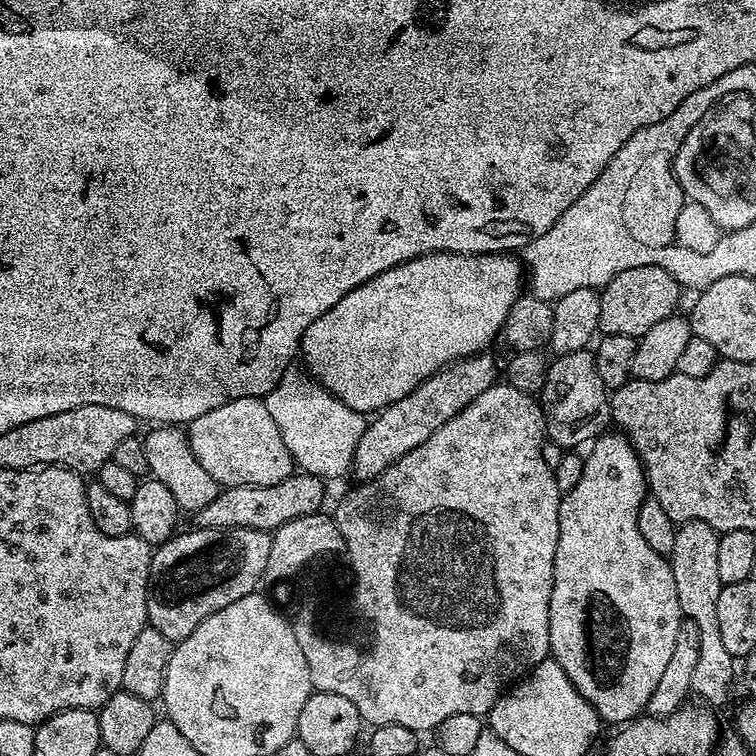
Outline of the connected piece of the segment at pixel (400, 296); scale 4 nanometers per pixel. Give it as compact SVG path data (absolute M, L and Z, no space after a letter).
M431 252L428 256L419 256L413 260L402 262L398 266L370 278L370 282L362 282L362 286L350 290L350 294L346 294L346 298L342 298L342 302L338 302L338 306L330 306L330 310L326 310L326 314L322 314L322 318L314 318L314 322L310 322L310 326L306 326L306 334L302 334L300 339L299 359L301 361L304 359L302 364L308 375L316 383L321 384L331 396L337 396L342 402L346 402L346 406L350 406L356 412L376 414L381 409L398 402L400 398L406 398L420 383L436 372L442 371L448 364L453 364L454 361L461 360L464 356L474 356L477 352L485 351L489 347L488 343L495 336L497 339L501 335L506 314L510 314L510 306L514 306L514 302L522 294L522 288L520 288L522 264L517 257L516 260L514 257L515 255L502 252L483 252L480 256L467 256L457 252Z

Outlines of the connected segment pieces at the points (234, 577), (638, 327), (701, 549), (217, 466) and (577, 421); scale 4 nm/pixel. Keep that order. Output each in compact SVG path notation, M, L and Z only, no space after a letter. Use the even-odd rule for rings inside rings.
M196 528L191 531L181 531L153 551L148 575L148 624L173 642L194 634L210 614L218 614L218 610L226 610L230 602L238 602L238 598L246 598L257 591L264 580L266 557L270 554L270 532L249 528Z
M634 266L622 270L611 282L604 285L600 292L601 333L613 336L626 334L639 337L650 330L662 318L670 318L679 308L682 286L662 266Z
M691 520L677 527L674 534L674 550L670 557L674 586L678 589L680 615L698 628L698 662L695 663L691 695L701 696L703 703L717 706L728 696L732 688L732 664L734 657L722 642L722 630L718 630L718 594L721 590L718 578L718 542L720 533L709 524Z
M259 396L227 400L222 406L210 410L210 414L202 414L198 418L194 418L190 421L186 426L186 435L188 437L188 445L194 454L194 458L198 458L198 463L205 468L206 474L210 474L210 478L214 478L216 483L224 488L237 488L238 486L278 486L278 482L282 482L287 476L293 475L294 461L290 450L286 450L286 442L282 442L282 430L278 430L274 418L270 418L270 410L266 410L264 401Z
M591 351L575 352L556 356L549 363L546 382L538 394L540 408L544 411L544 430L549 441L552 440L560 450L580 450L583 444L595 441L610 424L610 392L605 388L602 378L598 378L598 366Z

